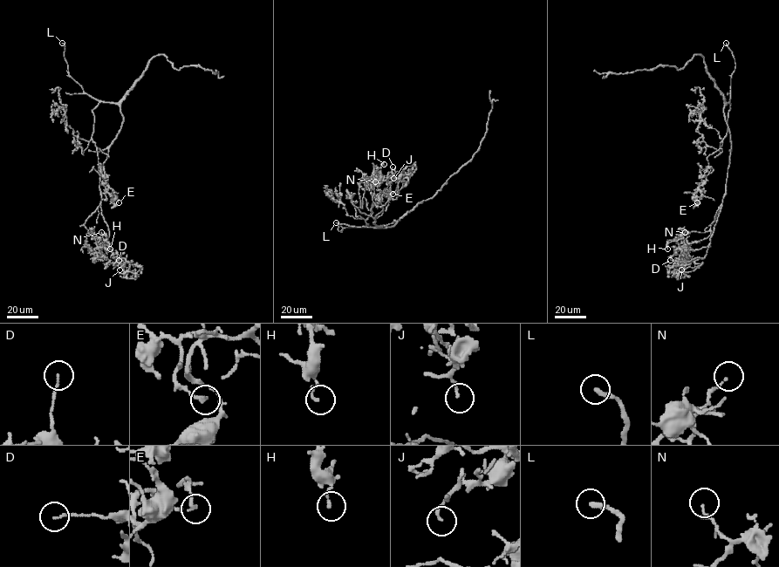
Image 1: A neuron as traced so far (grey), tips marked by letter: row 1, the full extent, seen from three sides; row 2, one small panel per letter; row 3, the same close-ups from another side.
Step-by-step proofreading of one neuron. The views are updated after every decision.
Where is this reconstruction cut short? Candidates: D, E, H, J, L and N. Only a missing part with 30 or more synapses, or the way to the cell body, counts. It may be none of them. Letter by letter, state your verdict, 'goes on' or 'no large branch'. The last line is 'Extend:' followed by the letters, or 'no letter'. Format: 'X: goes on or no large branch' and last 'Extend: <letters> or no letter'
D: no large branch
E: goes on
H: no large branch
J: no large branch
L: goes on
N: goes on
Extend: E, L, N

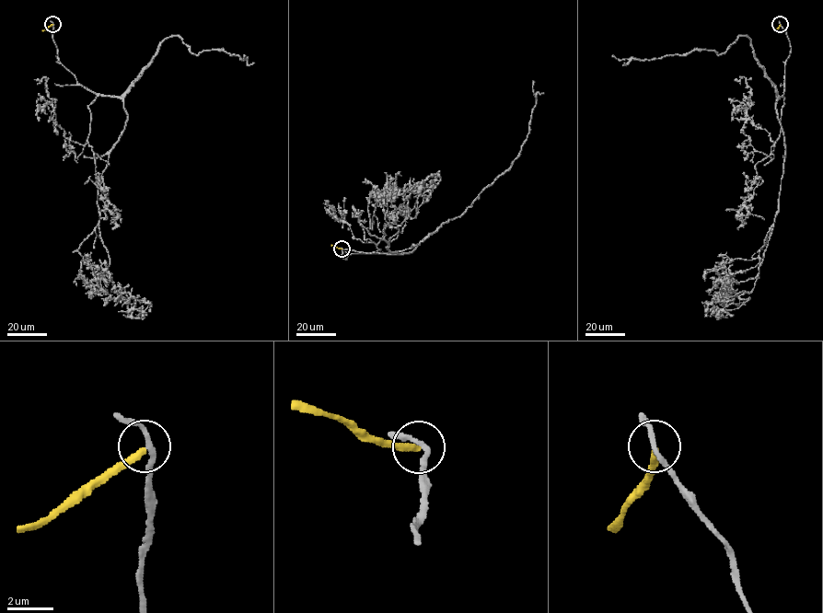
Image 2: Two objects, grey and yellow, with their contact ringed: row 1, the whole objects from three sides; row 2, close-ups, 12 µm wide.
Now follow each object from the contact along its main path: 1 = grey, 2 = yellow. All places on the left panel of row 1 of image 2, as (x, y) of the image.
1: (52, 23), (59, 62), (78, 83), (122, 101), (98, 226), (113, 288), (139, 311), (148, 306)
2: (52, 24), (41, 30)

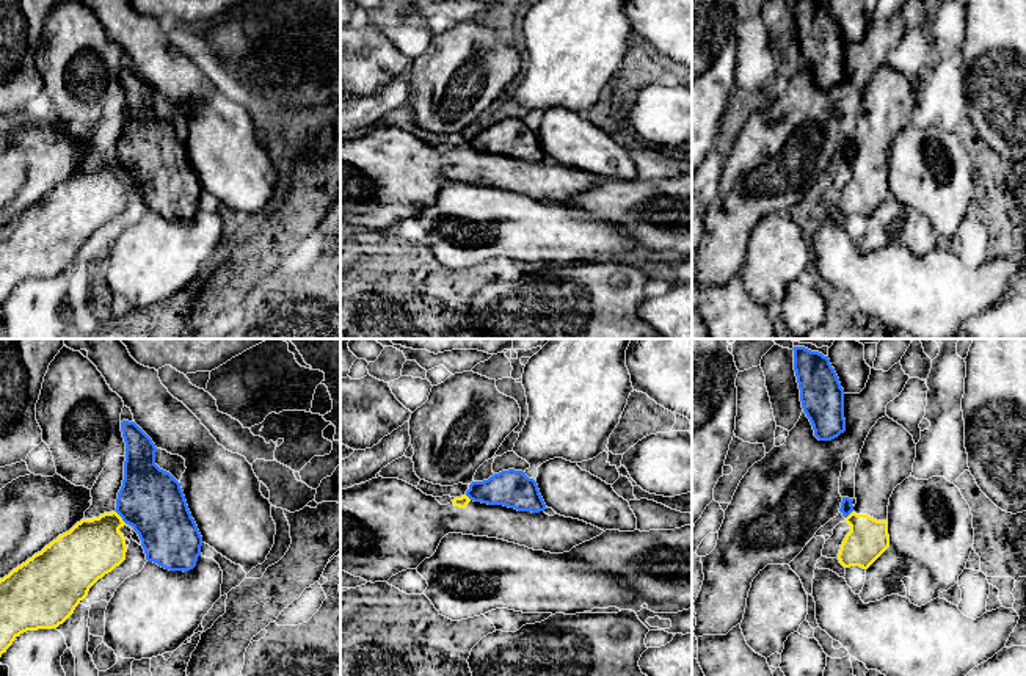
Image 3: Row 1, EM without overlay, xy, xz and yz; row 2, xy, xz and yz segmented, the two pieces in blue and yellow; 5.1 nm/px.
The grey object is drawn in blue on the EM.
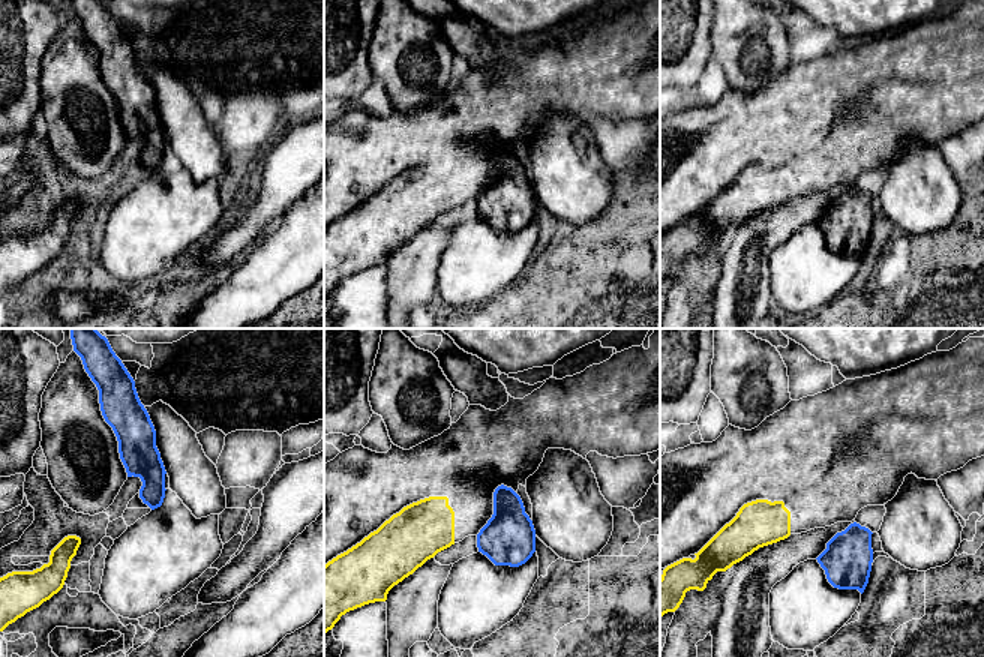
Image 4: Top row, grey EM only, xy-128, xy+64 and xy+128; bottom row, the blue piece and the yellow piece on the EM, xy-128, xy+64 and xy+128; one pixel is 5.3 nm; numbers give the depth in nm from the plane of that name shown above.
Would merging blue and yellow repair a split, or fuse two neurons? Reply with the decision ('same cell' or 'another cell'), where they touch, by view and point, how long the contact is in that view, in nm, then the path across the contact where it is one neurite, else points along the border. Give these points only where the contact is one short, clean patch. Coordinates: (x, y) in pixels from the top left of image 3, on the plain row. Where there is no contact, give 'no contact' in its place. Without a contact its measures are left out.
another cell | xy (120, 163) | 90 nm | along xy (115, 159), (126, 171)

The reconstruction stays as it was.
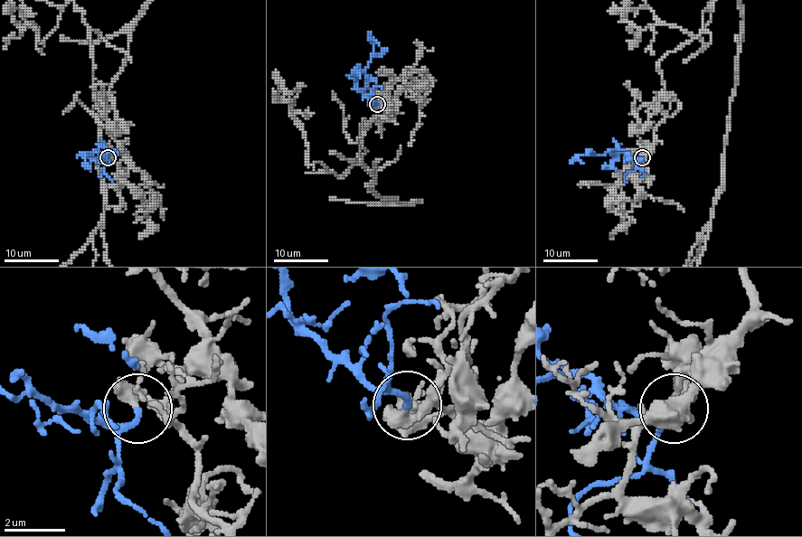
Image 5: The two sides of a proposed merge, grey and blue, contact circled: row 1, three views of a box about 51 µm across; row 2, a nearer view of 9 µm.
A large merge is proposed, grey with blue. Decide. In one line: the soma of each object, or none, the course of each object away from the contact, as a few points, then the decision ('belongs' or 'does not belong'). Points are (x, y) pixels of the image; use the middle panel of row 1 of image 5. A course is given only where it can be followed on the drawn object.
no cell body on grey; no cell body on blue; blue runs (377, 104), (356, 88), (356, 77), (369, 63), (372, 43), (375, 41), (380, 46); belongs

